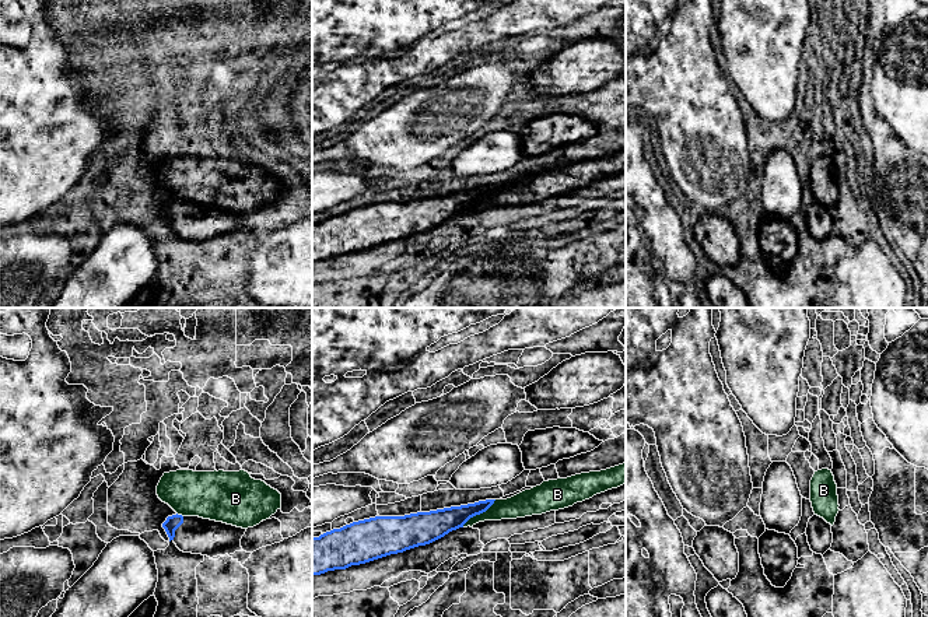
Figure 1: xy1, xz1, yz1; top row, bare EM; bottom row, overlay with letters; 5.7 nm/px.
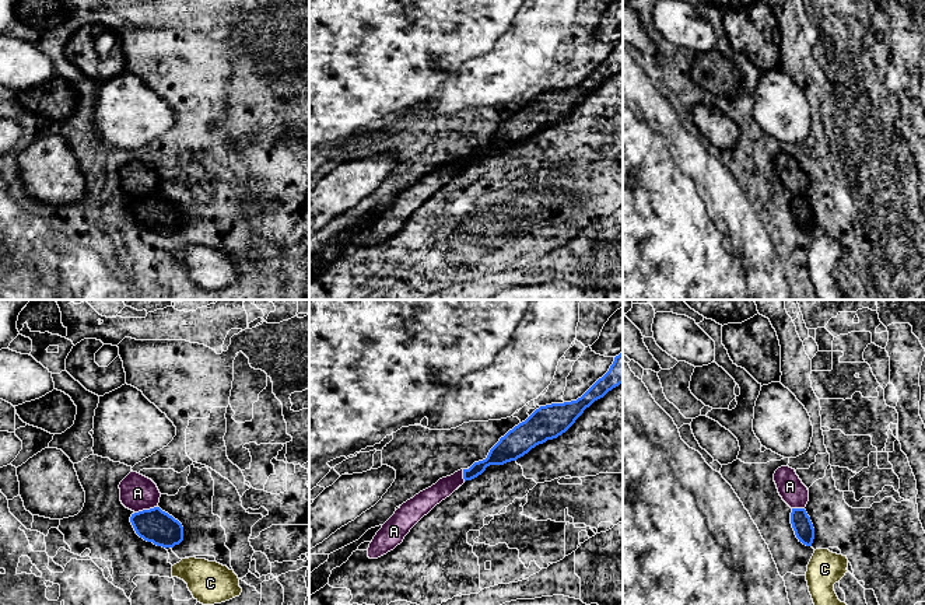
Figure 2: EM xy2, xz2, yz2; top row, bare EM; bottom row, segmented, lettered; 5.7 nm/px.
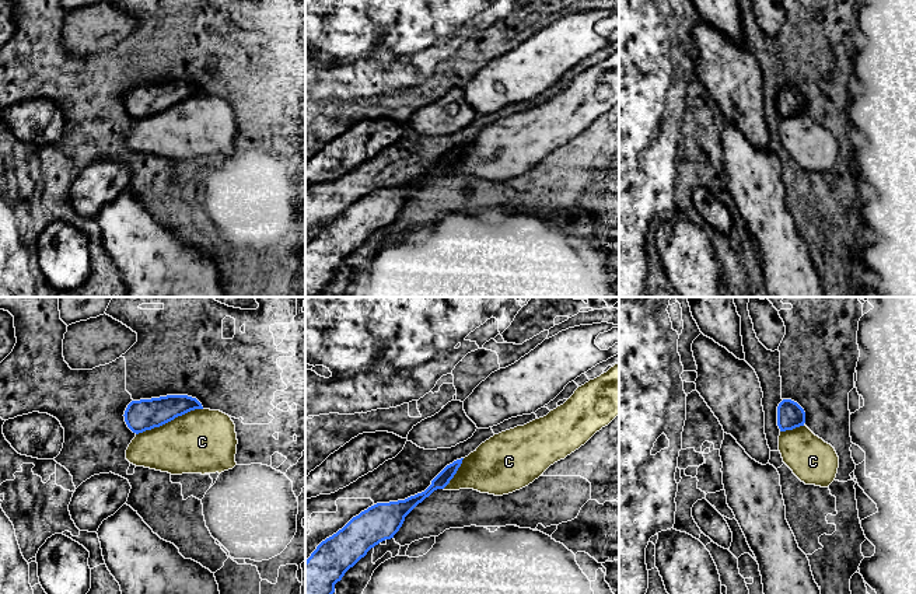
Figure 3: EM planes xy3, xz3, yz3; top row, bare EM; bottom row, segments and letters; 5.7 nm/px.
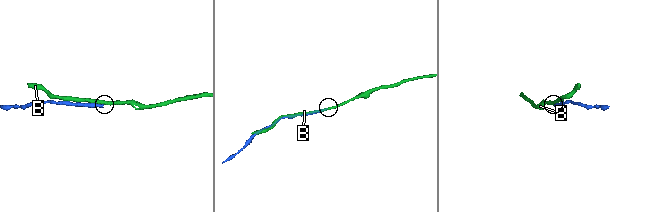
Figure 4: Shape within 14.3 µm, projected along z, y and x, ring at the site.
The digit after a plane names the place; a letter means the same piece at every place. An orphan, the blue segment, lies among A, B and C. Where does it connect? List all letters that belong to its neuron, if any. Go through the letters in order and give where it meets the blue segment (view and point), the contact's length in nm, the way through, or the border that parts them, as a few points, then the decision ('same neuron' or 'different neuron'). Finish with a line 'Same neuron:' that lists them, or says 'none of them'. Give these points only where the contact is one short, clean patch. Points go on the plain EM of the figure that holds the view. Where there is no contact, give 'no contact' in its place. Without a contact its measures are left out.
A: xy2 (146, 196) | 140 nm | different neuron
B: xz1 (479, 200) | 260 nm | different neuron
C: xy3 (168, 107) | 420 nm | different neuron
Same neuron: none of them

